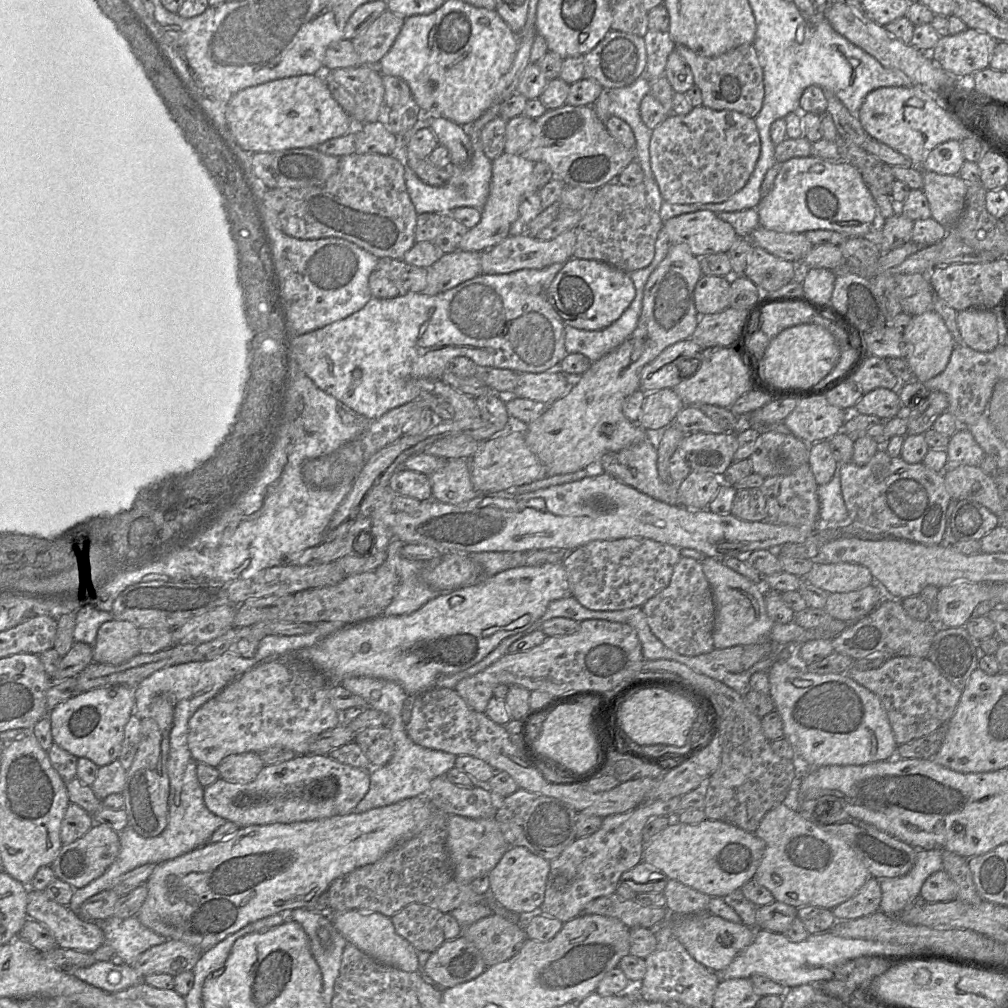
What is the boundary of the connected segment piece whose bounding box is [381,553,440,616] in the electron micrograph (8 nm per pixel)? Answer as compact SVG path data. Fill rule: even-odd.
M401 553L387 555L381 566L386 566L398 575L400 584L393 600L383 612L385 616L411 614L440 595L420 580L420 570L427 563L409 560Z

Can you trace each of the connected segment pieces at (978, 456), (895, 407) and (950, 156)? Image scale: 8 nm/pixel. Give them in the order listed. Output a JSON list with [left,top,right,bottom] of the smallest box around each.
[[946,427,986,468],[852,388,902,421],[924,140,964,175]]

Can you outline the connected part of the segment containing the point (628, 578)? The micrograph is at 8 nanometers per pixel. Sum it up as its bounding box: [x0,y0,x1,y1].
[562,537,681,611]

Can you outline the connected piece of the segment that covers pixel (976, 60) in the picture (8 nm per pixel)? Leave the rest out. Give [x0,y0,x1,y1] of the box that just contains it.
[930,28,997,76]

